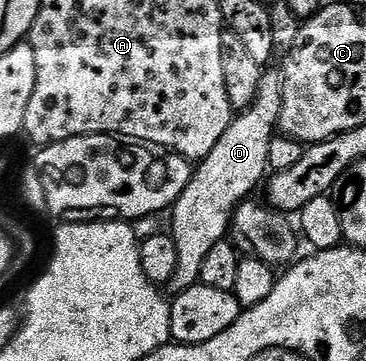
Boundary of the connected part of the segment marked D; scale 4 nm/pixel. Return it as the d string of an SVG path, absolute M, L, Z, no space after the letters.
M271 66L264 71L254 102L248 108L242 109L232 119L225 134L221 134L221 139L217 141L217 146L213 146L213 150L209 150L207 157L194 165L189 186L185 186L185 190L181 190L181 198L177 198L177 202L172 204L169 209L169 217L171 216L169 235L177 246L177 270L173 270L173 278L169 285L170 291L173 290L172 293L184 292L199 283L201 265L205 262L209 249L225 239L231 226L231 217L239 209L240 204L254 193L251 191L259 183L260 187L268 179L271 168L269 146L277 135L282 105L283 74L278 67Z

